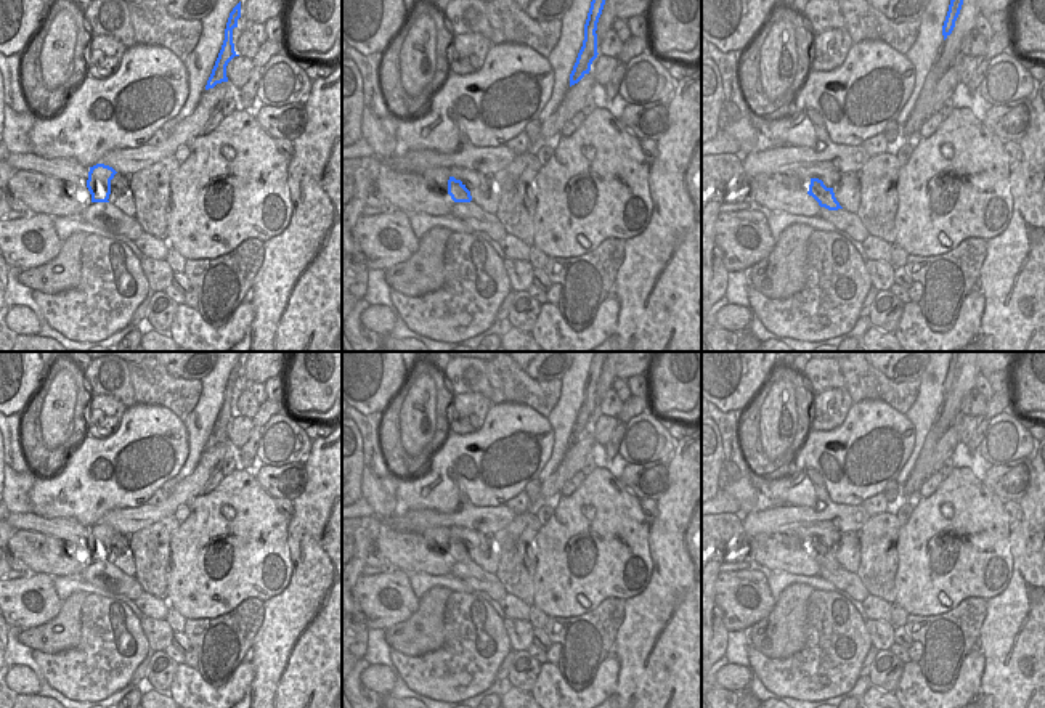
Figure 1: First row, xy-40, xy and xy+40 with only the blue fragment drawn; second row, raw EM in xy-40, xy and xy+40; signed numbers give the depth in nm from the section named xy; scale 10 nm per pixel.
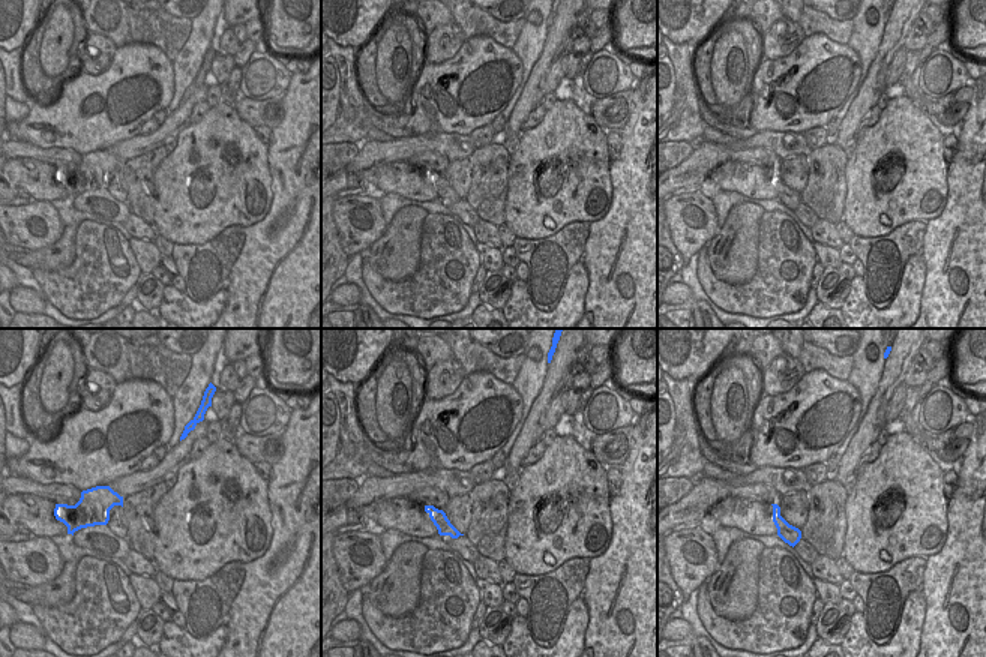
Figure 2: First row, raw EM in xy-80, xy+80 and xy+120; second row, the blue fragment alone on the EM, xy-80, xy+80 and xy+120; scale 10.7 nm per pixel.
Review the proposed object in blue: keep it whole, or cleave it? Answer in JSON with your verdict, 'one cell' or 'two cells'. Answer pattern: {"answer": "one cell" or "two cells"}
{"answer": "two cells"}

